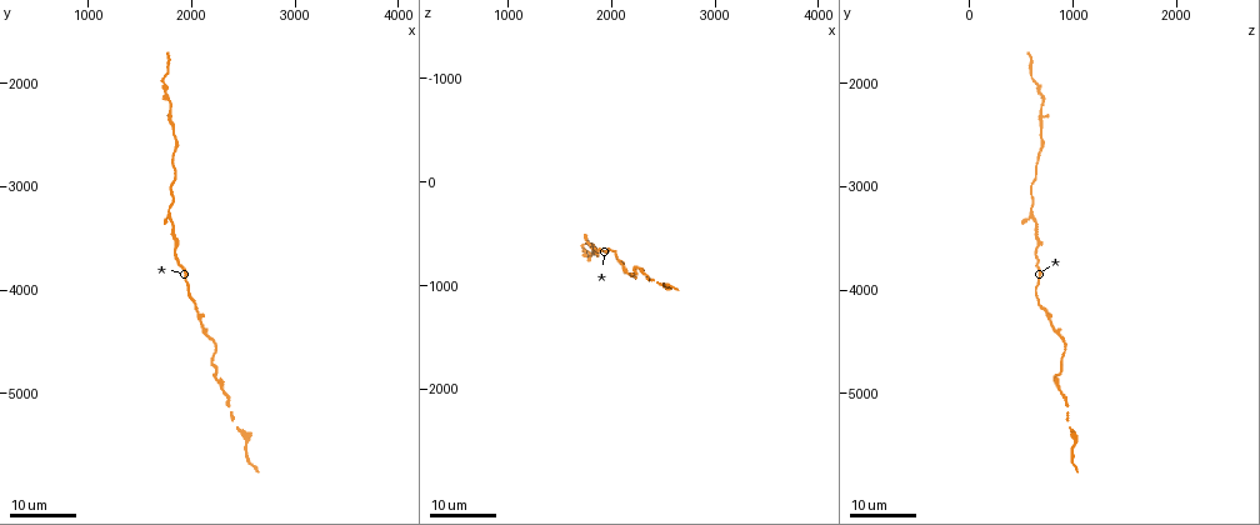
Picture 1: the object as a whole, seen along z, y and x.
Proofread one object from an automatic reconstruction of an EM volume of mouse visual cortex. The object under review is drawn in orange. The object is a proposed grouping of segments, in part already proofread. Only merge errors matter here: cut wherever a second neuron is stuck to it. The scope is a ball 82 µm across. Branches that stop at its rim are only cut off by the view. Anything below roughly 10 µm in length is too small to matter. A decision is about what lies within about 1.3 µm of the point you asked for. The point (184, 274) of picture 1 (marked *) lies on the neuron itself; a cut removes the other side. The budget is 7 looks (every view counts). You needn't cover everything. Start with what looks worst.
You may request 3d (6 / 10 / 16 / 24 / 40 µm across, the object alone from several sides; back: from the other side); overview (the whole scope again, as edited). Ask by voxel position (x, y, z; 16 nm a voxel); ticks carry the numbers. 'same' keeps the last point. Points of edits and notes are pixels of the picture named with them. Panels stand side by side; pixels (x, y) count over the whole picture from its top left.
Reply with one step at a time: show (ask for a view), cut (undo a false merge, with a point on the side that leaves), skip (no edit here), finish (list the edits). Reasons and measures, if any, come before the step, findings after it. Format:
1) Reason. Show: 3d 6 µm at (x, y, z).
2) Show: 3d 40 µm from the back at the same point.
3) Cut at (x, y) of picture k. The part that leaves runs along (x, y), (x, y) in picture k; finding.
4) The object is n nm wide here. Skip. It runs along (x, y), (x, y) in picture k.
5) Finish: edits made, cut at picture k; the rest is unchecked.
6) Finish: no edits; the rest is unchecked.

Calibre changes. Show: 3d 16 µm at (2180, 4460, 920).

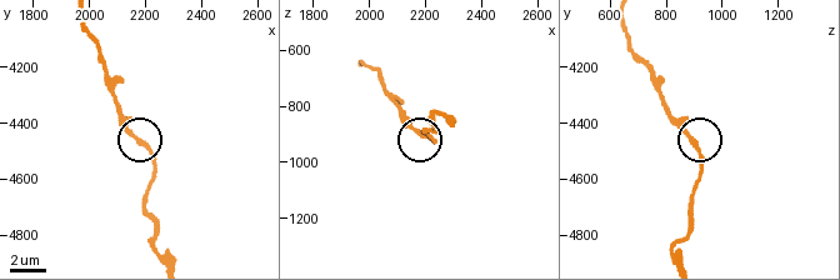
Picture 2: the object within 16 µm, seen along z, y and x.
Show: 3d 6 µm at (2190, 4480, 900).

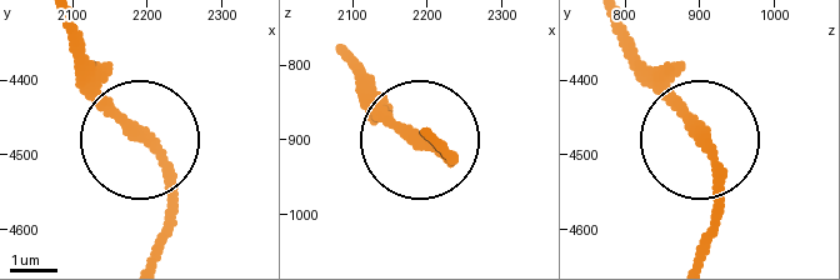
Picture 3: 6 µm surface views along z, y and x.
Skip. It runs along (614, 29), (709, 149), (718, 220), (705, 251) in picture 3; all the same neuron.

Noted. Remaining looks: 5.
Calibre changes. Show: 3d 24 µm at (2300, 4980, 860).

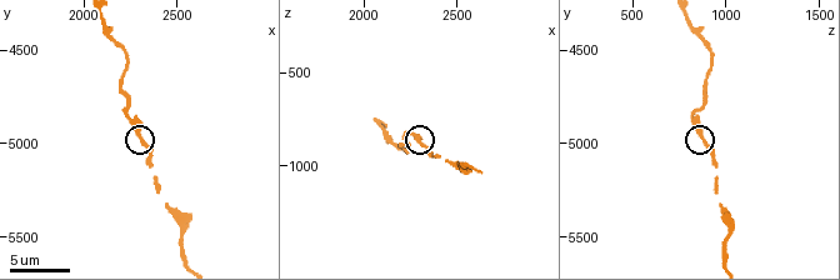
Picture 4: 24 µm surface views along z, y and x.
Show: 3d 10 µm at (2300, 4980, 880).

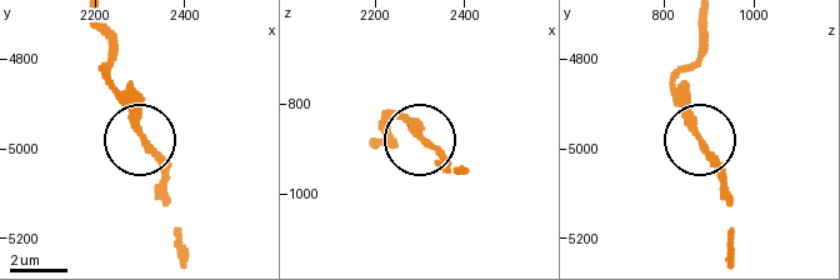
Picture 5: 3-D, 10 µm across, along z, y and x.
The object is 250 nm wide here. Skip. All the same neuron.

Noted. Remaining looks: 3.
Sudden change in width. Show: 3d 16 µm at (1800, 3420, 640).

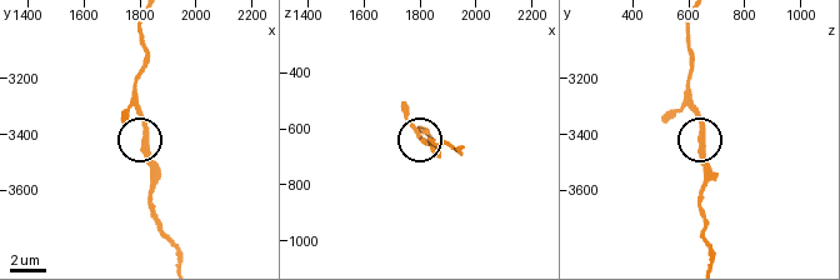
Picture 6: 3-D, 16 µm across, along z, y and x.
Show: 3d 6 µm at (1820, 3430, 650).

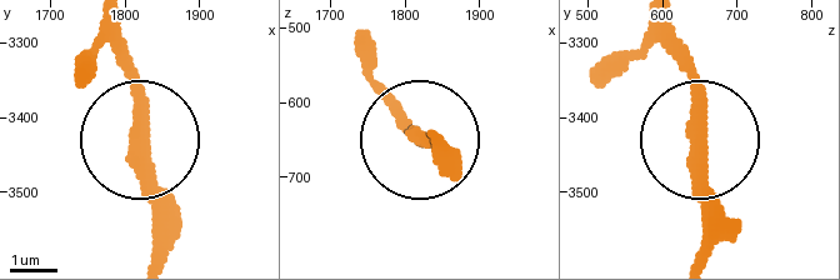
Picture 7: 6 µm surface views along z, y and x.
Skip. It runs along (701, 251), (701, 84), (673, 24) in picture 7; all the same neuron.

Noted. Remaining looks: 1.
Finish: no edits; the rest is unchecked.

